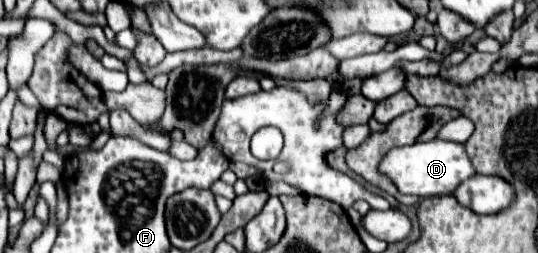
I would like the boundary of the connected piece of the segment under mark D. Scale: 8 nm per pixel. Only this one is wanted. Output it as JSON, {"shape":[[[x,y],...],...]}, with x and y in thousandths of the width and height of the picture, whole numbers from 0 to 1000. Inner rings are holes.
{"shape":[[[807,549],[792,565],[770,565],[758,581],[725,589],[706,636],[706,684],[717,692],[747,771],[807,779],[807,771],[840,763],[840,747],[848,747],[855,715],[877,700],[881,668],[855,565]]]}

